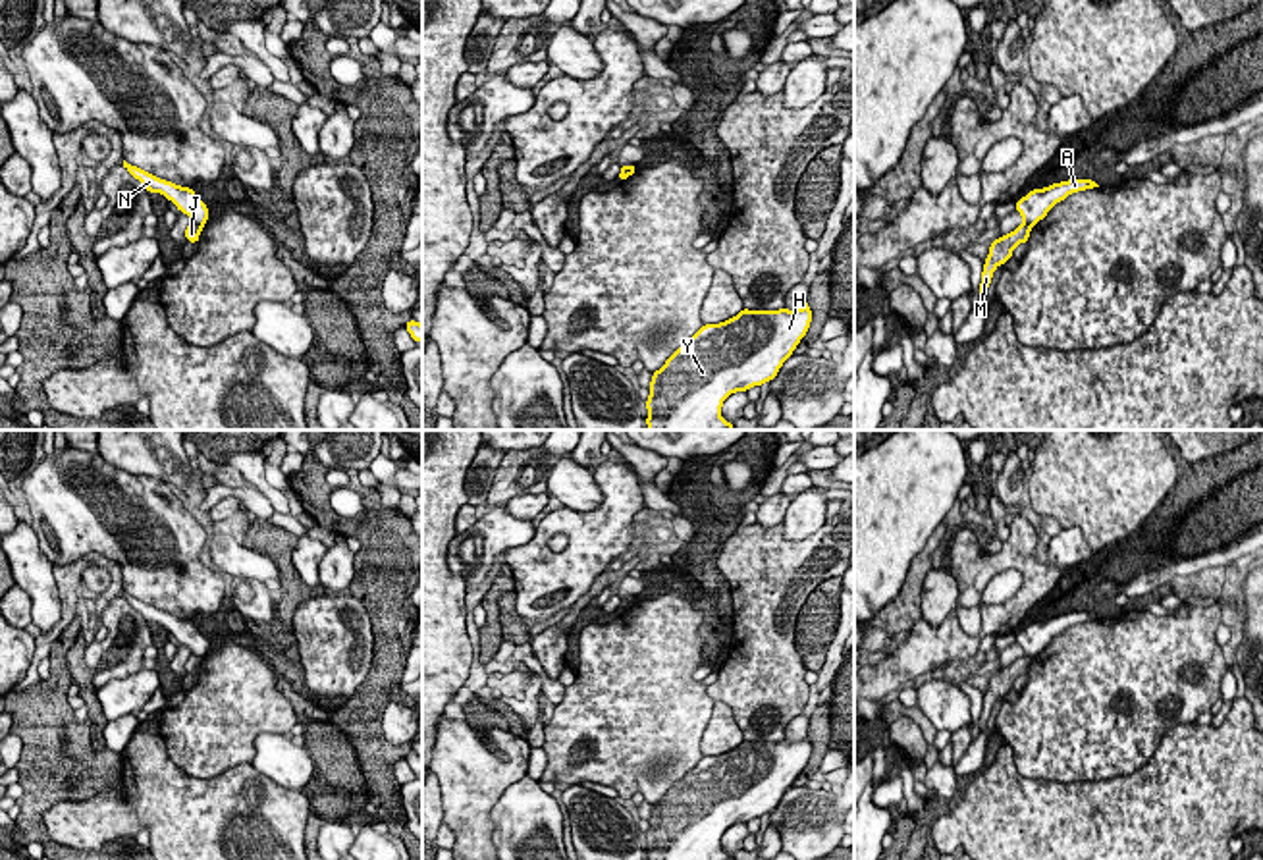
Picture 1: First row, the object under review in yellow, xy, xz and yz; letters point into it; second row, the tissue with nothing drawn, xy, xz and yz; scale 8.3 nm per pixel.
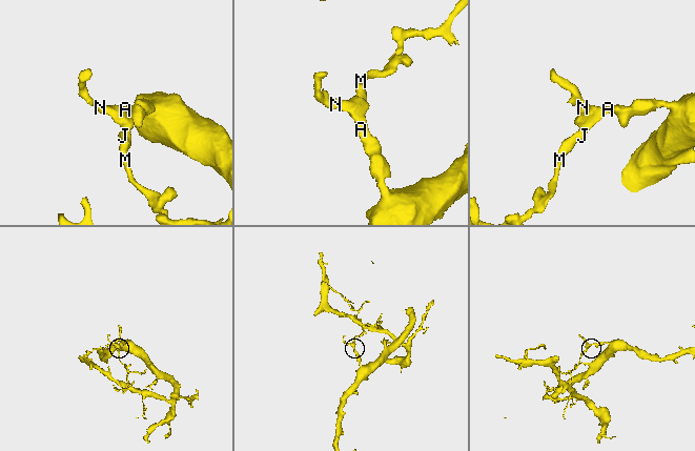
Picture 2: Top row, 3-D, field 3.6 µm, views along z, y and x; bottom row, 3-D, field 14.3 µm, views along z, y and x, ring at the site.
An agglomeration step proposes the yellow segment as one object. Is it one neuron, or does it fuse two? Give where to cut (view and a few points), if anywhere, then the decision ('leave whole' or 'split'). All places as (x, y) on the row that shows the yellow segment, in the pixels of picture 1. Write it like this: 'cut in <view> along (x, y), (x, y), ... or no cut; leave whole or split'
cut in xy along (191, 220), (203, 226); split

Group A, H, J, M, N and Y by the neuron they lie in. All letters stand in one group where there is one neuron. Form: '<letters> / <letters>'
A H N Y / J M

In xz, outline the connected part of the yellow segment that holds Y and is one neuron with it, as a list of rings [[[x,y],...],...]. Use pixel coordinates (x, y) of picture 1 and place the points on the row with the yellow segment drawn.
[[[808,303],[798,310],[748,310],[719,324],[704,324],[665,364],[652,374],[648,430],[735,430],[721,418],[723,401],[735,391],[748,391],[777,376],[812,322]]]

